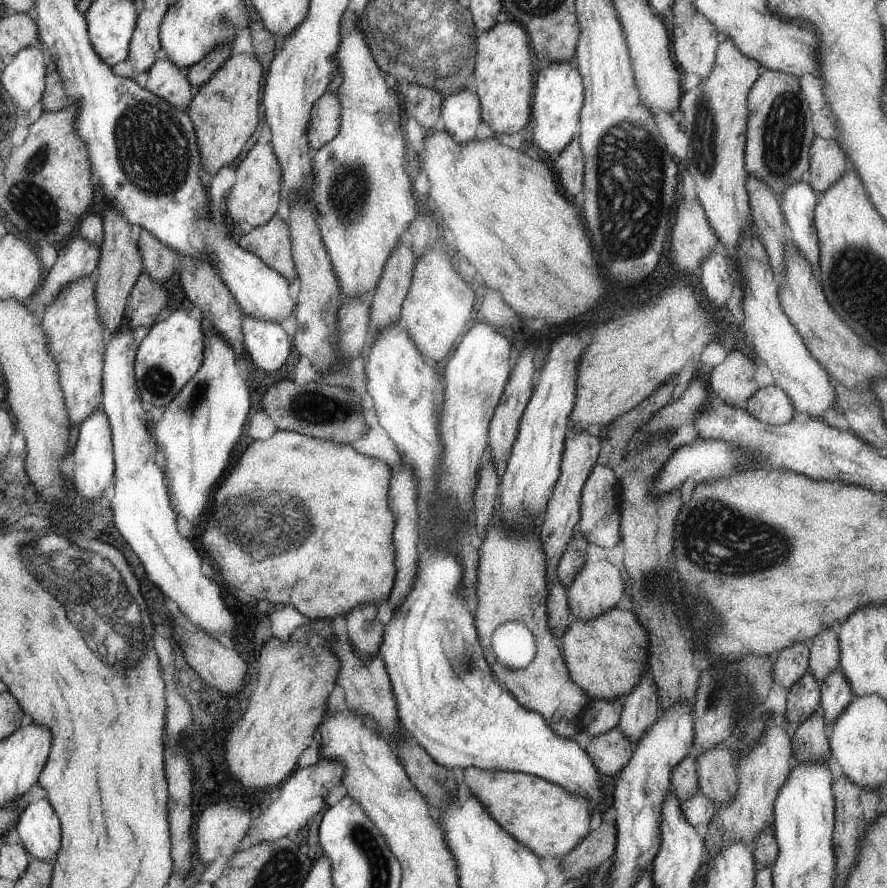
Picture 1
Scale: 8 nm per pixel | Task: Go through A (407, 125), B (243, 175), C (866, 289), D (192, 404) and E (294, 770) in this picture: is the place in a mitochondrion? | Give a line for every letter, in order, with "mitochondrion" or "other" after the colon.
A: other
B: other
C: mitochondrion
D: mitochondrion
E: other

